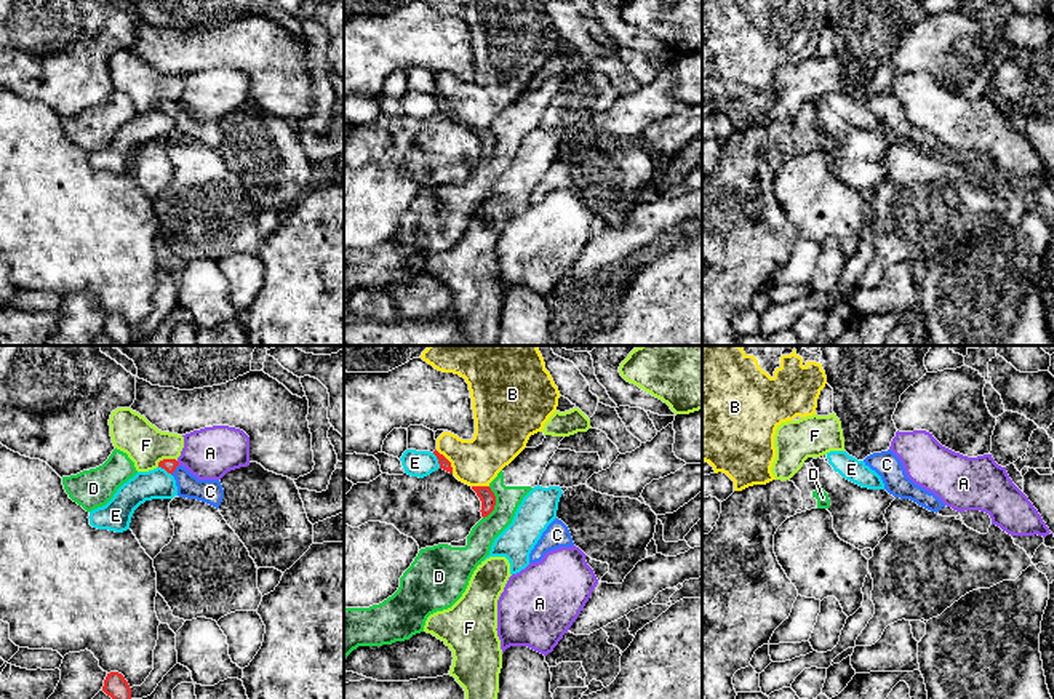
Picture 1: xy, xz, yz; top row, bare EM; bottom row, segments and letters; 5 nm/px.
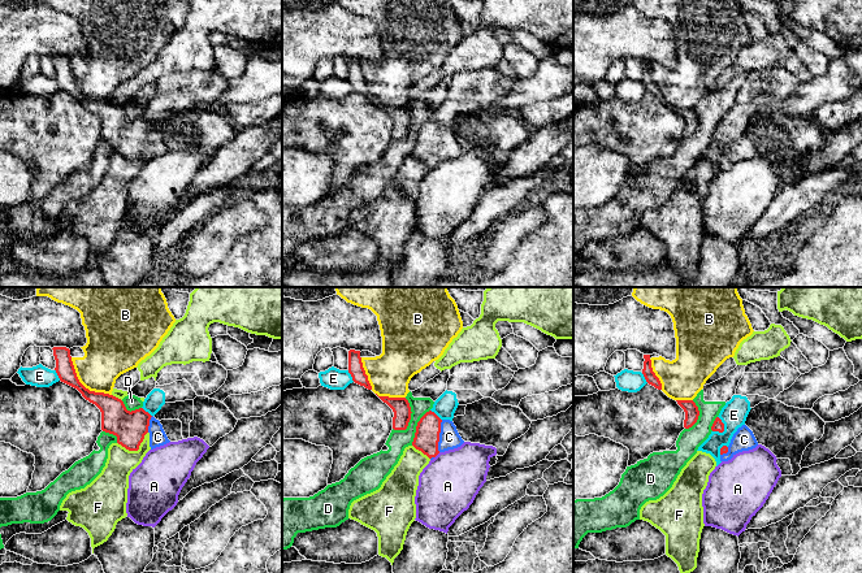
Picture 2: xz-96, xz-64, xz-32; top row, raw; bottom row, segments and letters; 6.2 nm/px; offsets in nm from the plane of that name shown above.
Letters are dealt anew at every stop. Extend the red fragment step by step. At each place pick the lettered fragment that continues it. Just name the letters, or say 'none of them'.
C

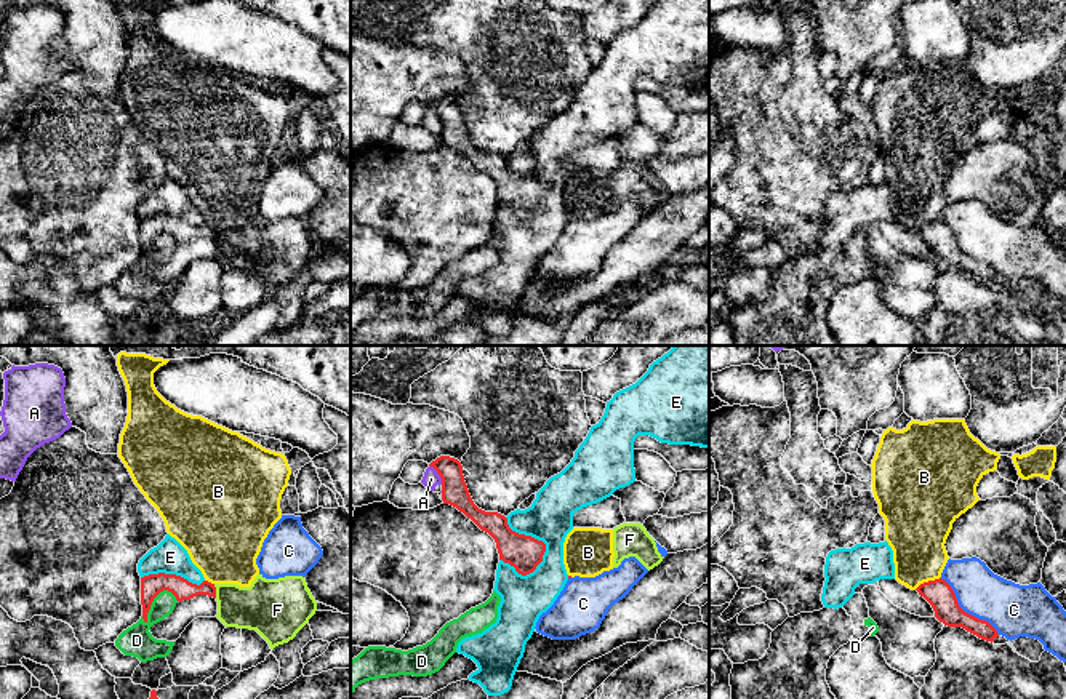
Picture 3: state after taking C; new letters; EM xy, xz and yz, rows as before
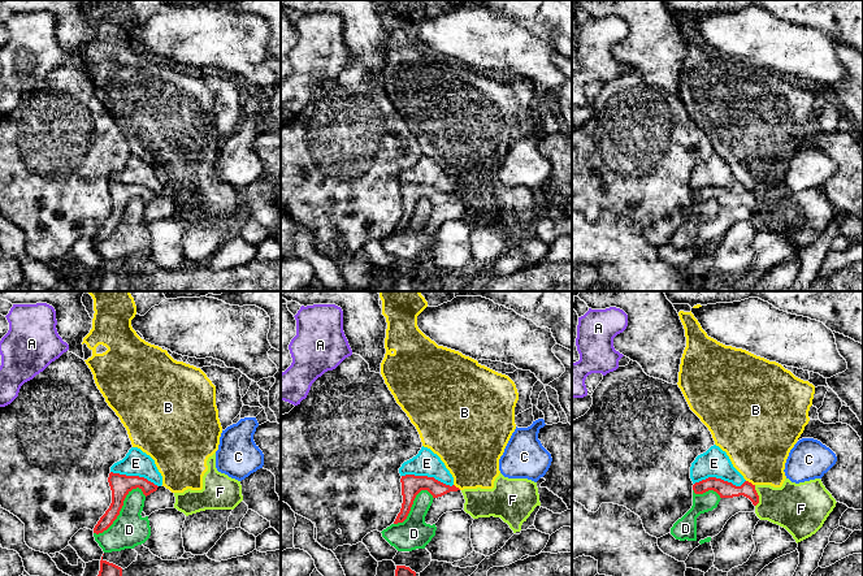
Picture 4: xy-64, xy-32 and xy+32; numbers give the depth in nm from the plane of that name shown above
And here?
none of them

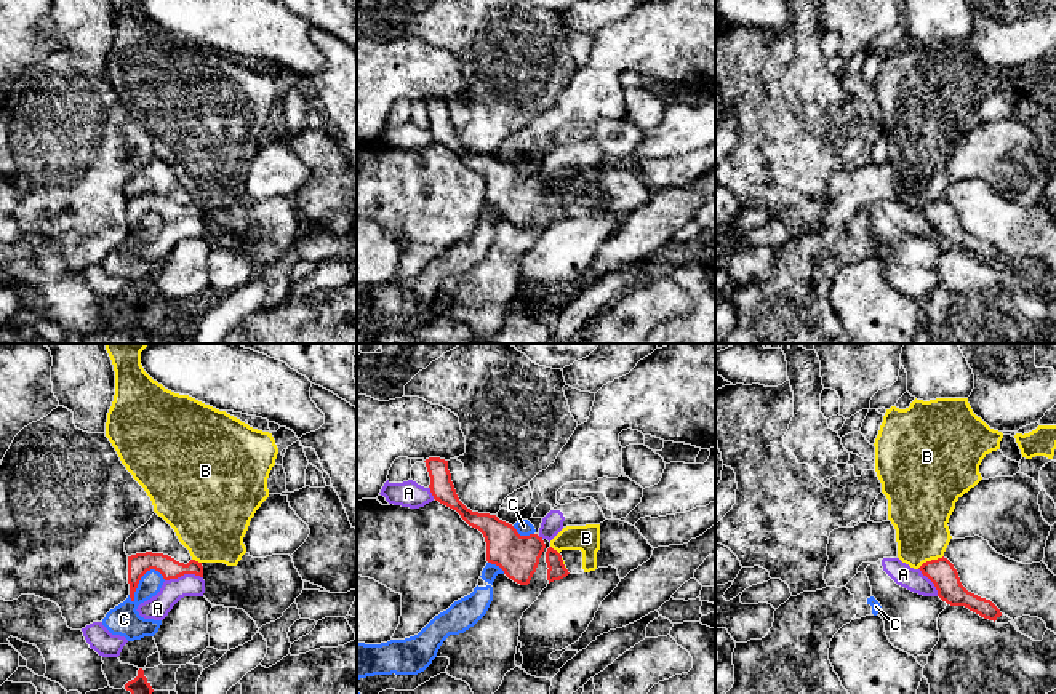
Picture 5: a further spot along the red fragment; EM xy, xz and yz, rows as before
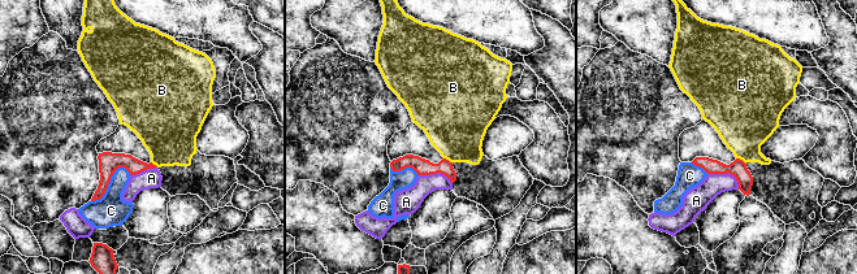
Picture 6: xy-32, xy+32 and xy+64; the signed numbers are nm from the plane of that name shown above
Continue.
none of them

